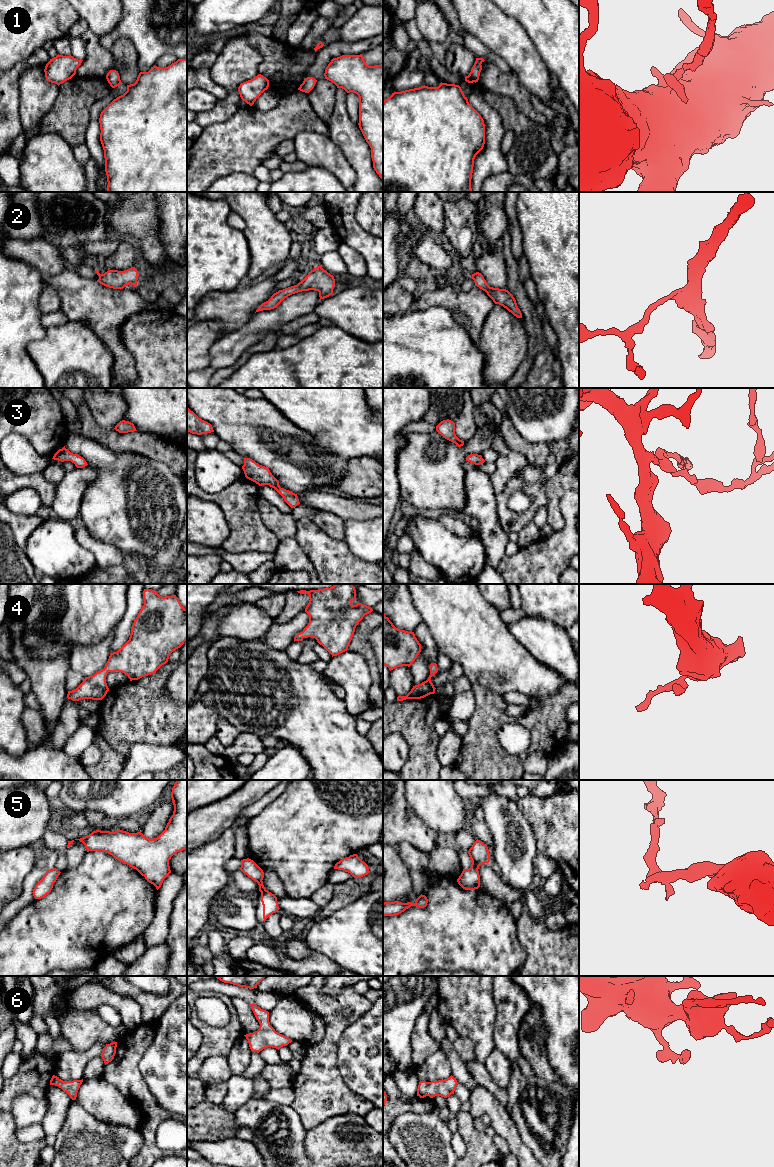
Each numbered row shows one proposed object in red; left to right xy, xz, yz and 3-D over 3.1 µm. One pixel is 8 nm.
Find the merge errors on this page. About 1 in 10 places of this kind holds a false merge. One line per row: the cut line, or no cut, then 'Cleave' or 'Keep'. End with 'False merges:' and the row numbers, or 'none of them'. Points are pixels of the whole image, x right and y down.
1: No split. Keep
2: No split. Keep
3: No split. Keep
4: No split. Keep
5: No split. Keep
6: No split. Keep
False merges: none of them

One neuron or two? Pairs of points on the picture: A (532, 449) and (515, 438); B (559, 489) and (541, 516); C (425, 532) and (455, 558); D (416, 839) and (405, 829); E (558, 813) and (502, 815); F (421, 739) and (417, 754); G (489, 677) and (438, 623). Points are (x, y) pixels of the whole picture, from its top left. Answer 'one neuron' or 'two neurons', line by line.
A: one neuron
B: two neurons
C: one neuron
D: one neuron
E: two neurons
F: one neuron
G: one neuron

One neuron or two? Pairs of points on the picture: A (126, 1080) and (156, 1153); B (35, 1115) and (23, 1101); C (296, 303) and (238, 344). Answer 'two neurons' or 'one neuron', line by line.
A: one neuron
B: one neuron
C: one neuron

